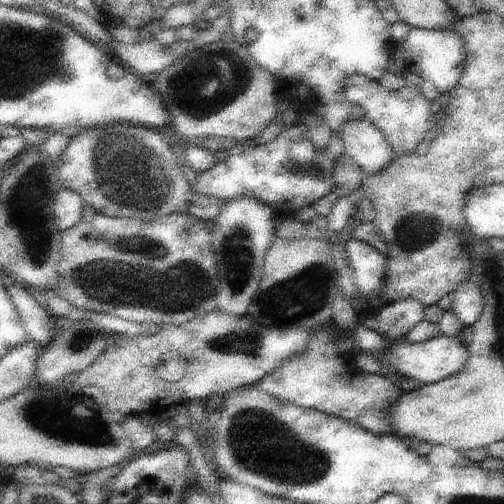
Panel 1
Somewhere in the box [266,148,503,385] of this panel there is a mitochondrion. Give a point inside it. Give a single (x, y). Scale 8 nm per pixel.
(415, 231)

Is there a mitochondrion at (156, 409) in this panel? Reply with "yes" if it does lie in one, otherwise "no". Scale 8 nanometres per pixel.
no

